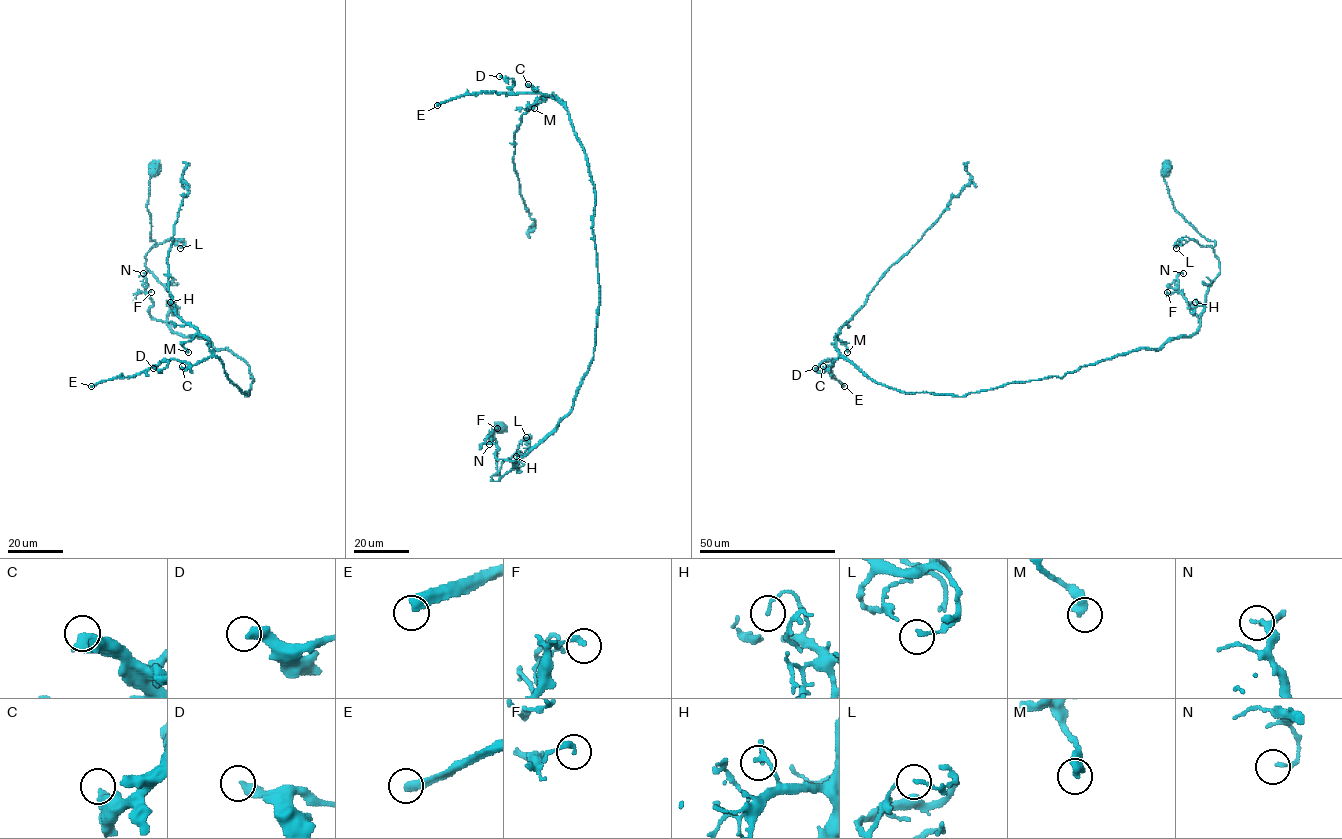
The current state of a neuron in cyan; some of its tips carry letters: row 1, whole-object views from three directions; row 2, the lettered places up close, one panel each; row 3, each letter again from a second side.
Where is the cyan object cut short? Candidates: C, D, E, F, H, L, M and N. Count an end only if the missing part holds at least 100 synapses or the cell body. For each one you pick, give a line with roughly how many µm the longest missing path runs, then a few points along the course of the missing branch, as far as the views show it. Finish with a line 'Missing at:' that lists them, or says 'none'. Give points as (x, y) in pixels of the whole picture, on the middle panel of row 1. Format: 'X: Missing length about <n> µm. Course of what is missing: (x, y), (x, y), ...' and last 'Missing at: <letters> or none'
E: Missing length about 70 µm. Course of what is missing: (437, 105), (418, 116), (386, 112), (364, 121), (354, 128), (367, 129), (367, 138), (357, 140)
Missing at: E

